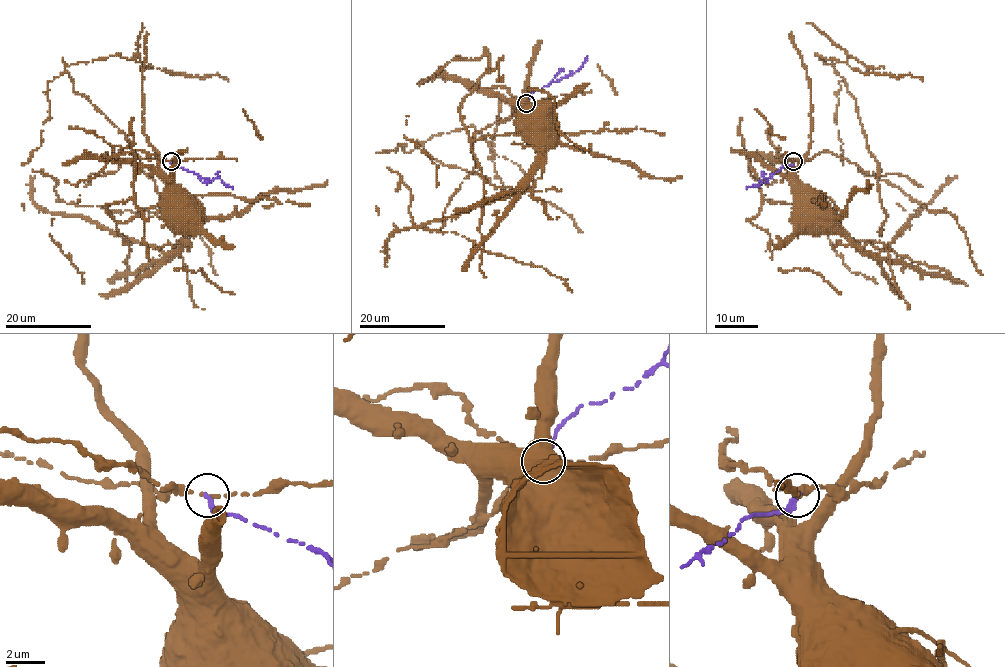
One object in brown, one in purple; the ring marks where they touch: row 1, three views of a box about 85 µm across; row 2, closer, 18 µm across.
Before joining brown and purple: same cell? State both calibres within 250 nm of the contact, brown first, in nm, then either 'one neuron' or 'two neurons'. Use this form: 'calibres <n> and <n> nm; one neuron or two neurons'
calibres 200 and 280 nm; two neurons

